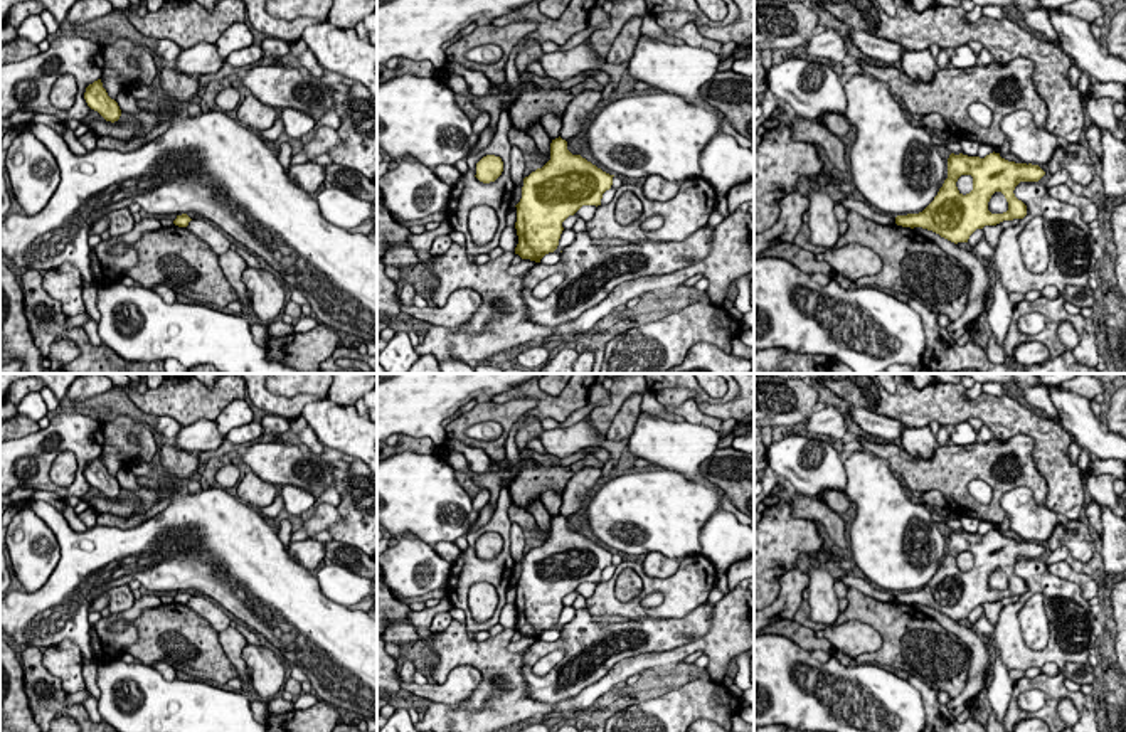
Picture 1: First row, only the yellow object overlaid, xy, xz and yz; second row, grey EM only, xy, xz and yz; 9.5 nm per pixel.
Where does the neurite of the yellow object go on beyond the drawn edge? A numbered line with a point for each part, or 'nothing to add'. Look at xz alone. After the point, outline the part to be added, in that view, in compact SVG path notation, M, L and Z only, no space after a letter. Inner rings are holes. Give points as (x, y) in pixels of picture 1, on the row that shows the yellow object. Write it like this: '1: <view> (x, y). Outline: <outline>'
nothing to add

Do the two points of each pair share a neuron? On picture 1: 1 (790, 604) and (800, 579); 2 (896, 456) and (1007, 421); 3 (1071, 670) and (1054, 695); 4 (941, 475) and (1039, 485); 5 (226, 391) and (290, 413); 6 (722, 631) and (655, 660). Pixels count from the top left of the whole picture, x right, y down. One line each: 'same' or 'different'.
1: same
2: different
3: different
4: same
5: different
6: same

